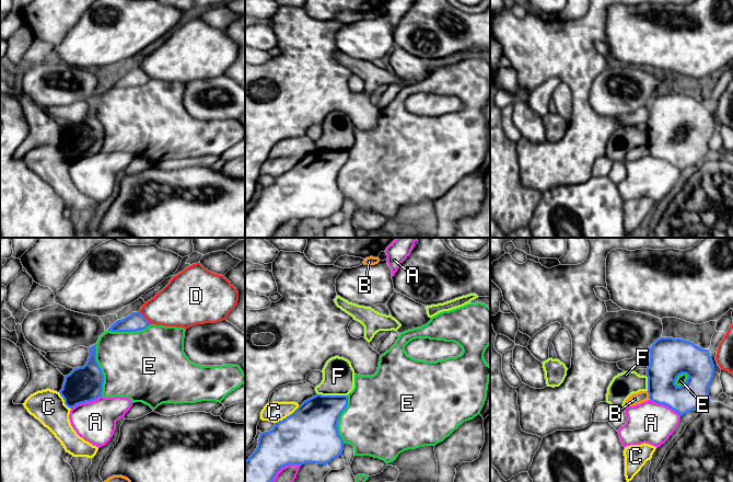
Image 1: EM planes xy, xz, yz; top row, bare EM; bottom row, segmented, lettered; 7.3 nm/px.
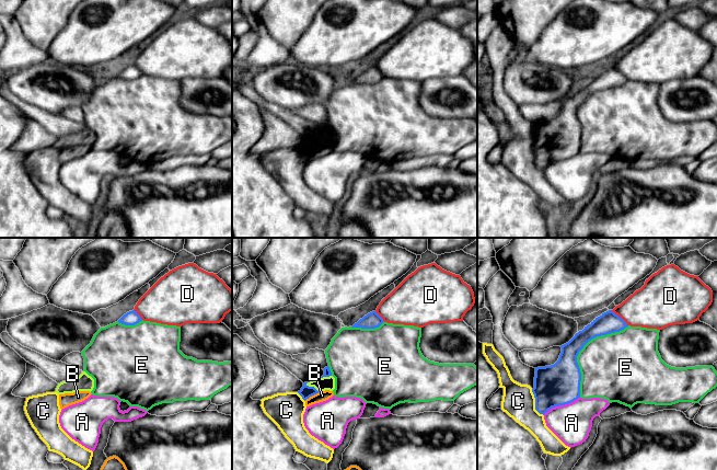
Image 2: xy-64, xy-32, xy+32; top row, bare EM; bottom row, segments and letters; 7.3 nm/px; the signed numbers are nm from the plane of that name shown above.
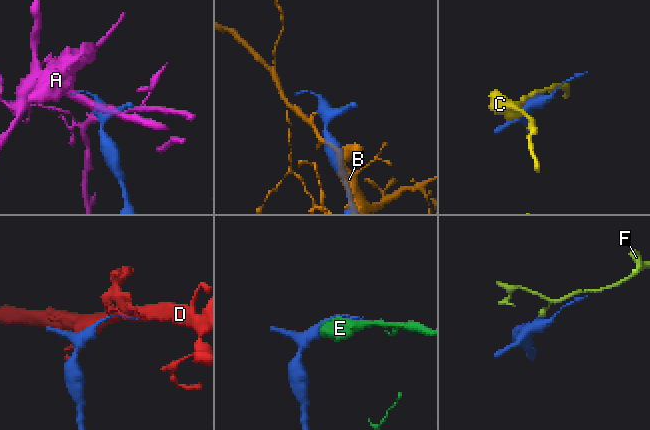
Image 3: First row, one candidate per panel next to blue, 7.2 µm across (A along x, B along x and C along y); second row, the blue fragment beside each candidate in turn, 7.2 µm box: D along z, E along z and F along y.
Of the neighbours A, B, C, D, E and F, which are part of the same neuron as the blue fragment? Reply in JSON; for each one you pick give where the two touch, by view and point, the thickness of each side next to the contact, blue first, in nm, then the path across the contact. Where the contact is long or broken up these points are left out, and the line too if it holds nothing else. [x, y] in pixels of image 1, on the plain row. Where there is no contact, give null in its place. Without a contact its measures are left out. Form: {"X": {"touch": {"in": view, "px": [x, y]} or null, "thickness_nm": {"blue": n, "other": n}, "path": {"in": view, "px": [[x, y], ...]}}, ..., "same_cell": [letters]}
{"same_cell": []}

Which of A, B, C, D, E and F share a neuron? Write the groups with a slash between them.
A / B / C / D / E / F

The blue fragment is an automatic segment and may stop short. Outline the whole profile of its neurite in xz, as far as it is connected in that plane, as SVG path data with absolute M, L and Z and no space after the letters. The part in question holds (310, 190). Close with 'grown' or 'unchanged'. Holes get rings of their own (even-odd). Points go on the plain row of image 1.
M316 149L299 160L292 169L275 177L271 185L261 187L256 205L245 216L245 238L271 238L286 220L328 219L341 210L345 197L337 180L347 160L347 150Z | unchanged

